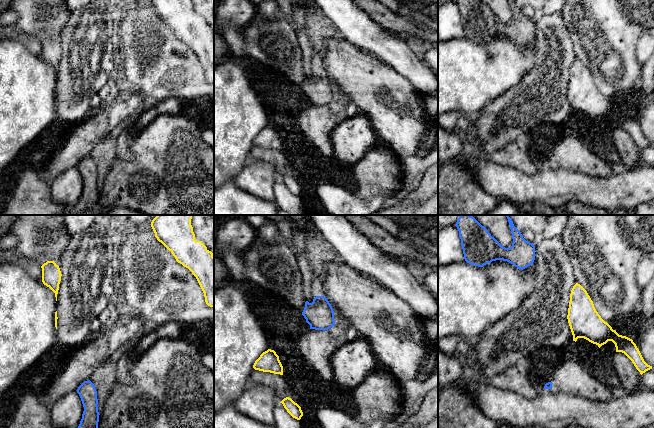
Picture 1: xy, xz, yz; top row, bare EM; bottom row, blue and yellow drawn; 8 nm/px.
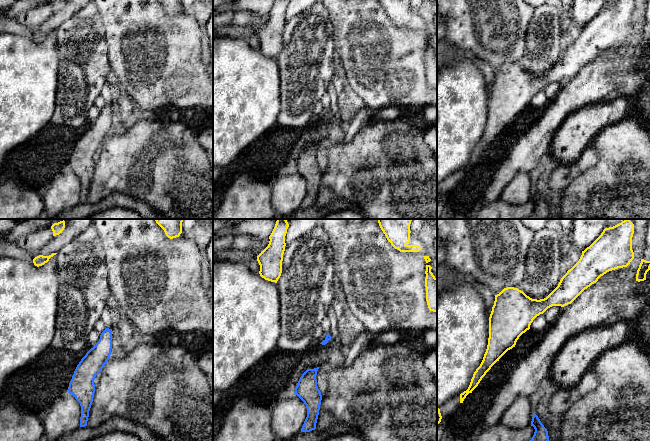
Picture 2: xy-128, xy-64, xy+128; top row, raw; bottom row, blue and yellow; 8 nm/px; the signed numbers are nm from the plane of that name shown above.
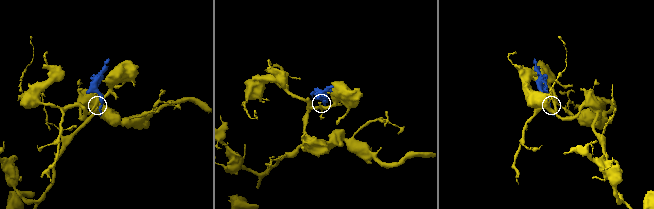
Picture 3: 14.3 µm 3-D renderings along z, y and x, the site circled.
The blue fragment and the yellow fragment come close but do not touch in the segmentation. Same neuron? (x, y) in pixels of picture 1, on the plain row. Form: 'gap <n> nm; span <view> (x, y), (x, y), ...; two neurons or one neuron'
gap 340 nm; span xz (310, 104), (275, 128); two neurons

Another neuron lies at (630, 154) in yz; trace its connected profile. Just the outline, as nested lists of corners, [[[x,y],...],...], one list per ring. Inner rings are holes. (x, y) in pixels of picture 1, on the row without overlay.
[[[614,128],[610,131],[610,136],[626,168],[633,168],[642,163],[640,148],[624,129]]]

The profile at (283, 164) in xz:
[[[254,145],[251,148],[249,157],[250,160],[262,160],[274,165],[280,178],[289,173],[300,183],[303,182],[301,173],[293,166],[291,159],[286,156],[284,151]]]

